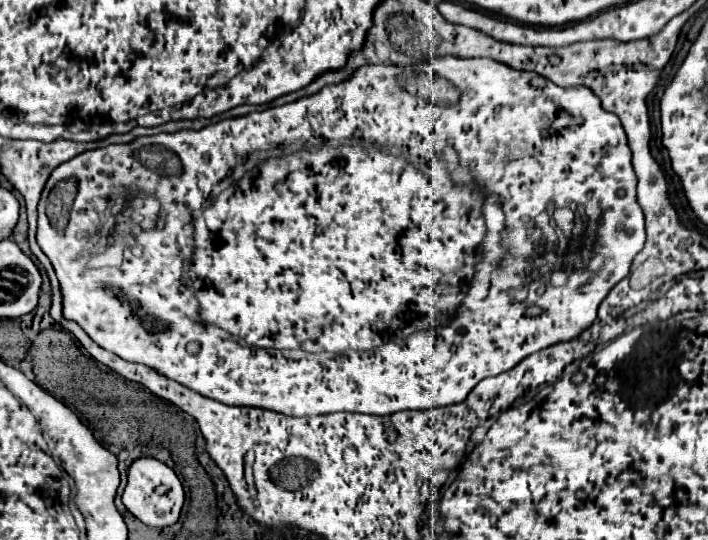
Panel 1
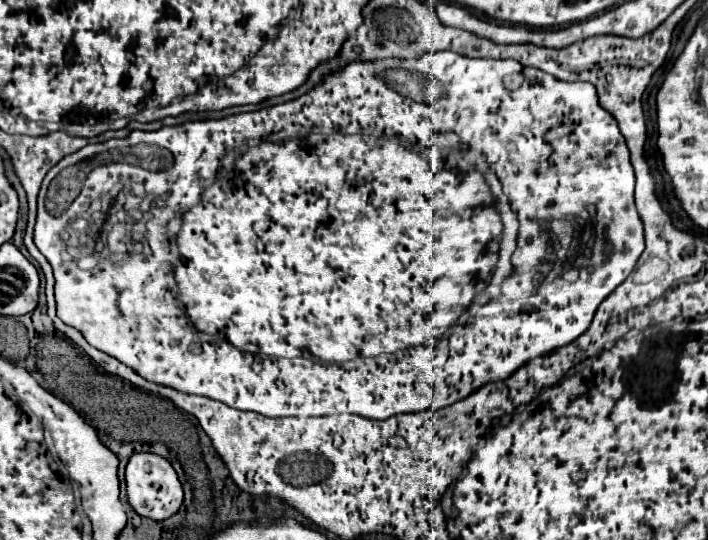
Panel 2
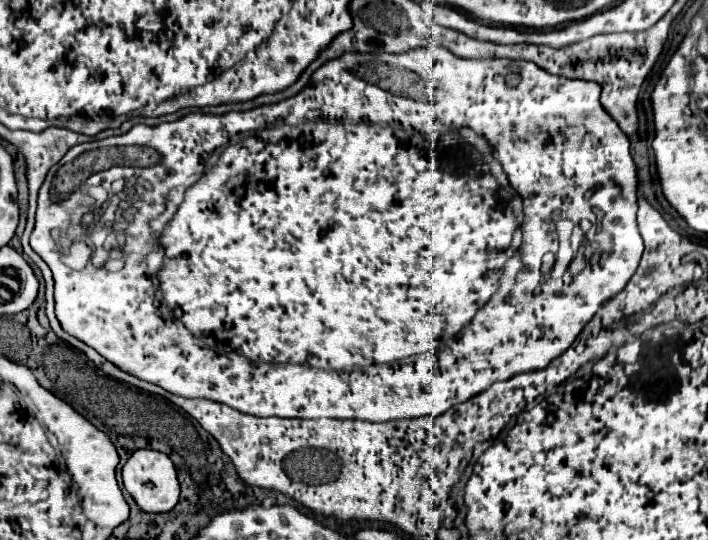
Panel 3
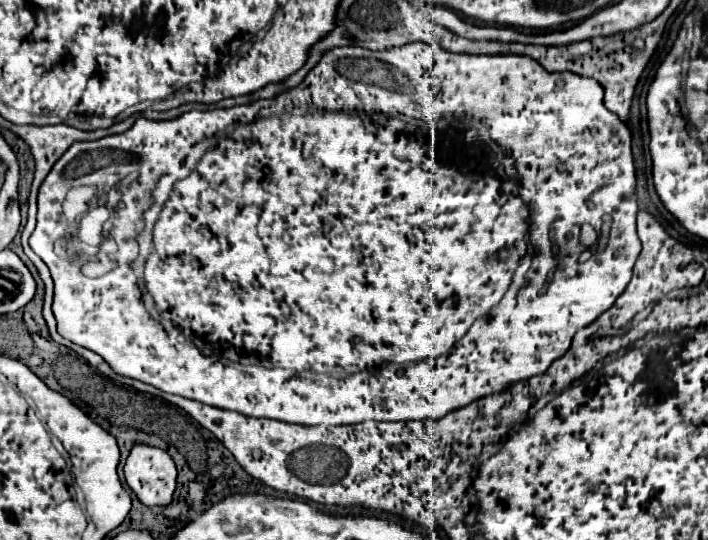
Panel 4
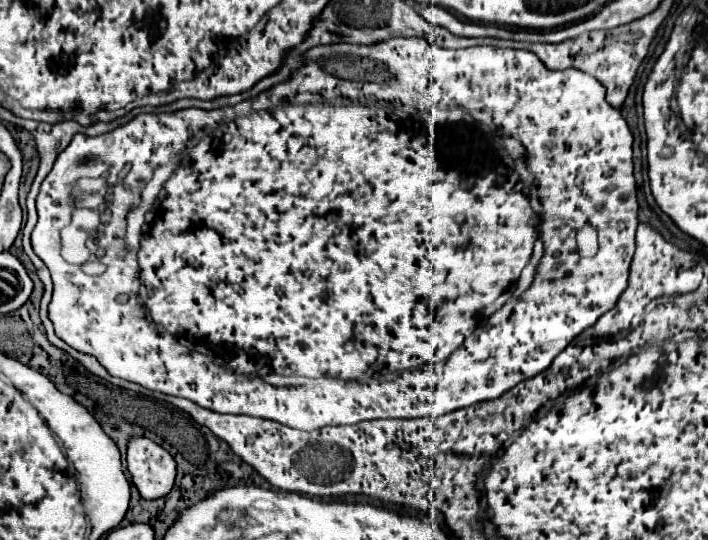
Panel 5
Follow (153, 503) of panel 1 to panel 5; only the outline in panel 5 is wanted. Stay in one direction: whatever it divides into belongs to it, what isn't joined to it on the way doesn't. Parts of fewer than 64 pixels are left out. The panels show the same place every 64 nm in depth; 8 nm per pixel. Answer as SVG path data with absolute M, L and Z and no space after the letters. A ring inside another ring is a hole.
M132 436L126 444L126 462L142 498L154 500L166 496L172 490L176 462L156 442Z

